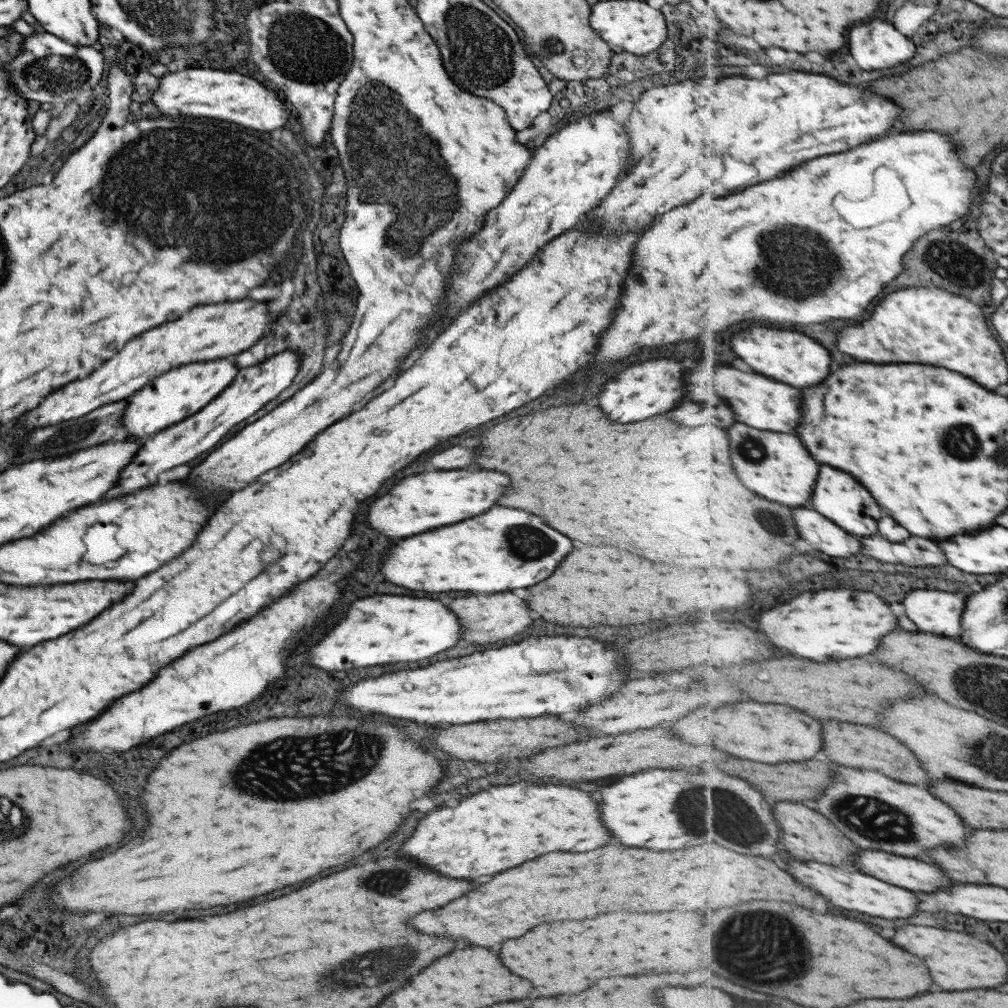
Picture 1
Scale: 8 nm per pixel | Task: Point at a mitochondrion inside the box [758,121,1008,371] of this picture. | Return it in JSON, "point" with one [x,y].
{"point":[962,268]}

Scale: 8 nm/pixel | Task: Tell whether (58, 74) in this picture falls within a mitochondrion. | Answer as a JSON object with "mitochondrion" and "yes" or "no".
{"mitochondrion":"yes"}

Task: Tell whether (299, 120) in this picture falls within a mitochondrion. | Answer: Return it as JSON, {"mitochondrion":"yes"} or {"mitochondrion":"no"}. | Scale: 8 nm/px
{"mitochondrion":"no"}

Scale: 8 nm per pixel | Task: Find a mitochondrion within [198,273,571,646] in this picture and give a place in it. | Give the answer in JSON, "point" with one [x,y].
{"point":[538,545]}

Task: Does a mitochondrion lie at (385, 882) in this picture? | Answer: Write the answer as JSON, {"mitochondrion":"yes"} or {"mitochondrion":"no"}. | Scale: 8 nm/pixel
{"mitochondrion":"yes"}

